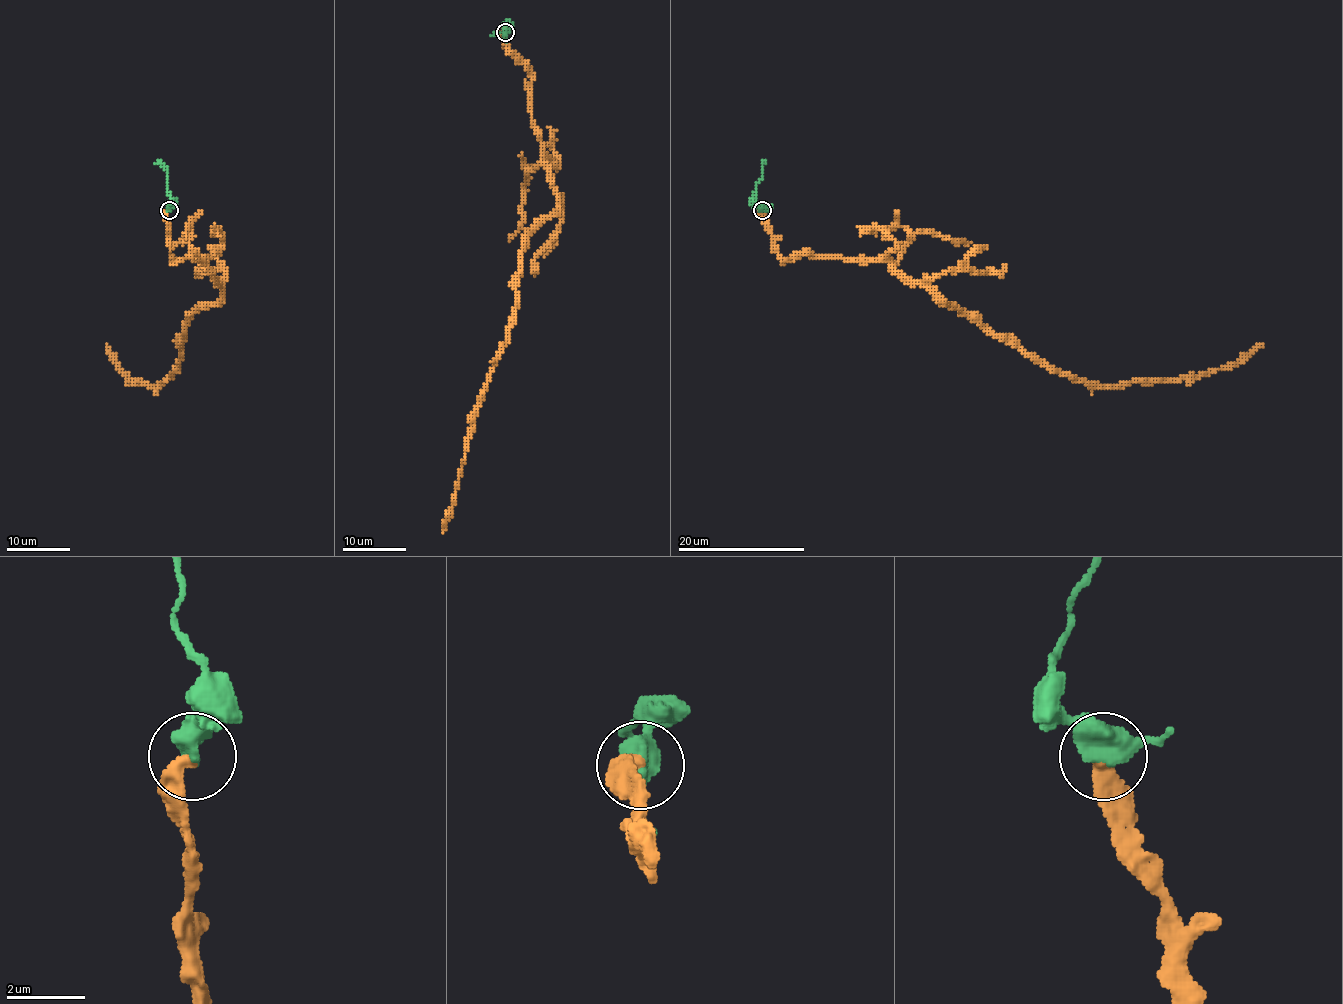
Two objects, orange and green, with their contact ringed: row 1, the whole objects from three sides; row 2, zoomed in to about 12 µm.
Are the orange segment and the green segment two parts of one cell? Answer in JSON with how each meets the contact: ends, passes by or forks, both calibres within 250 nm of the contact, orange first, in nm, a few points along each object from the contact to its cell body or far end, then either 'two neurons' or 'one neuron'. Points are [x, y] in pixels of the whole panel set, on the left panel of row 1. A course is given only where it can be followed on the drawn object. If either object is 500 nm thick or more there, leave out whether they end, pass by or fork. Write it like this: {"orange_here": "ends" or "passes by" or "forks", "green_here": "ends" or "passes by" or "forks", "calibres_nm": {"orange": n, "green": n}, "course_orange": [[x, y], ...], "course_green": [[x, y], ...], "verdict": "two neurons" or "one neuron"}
{"calibres_nm": {"orange": 400, "green": 550}, "course_orange": [[169, 210], [174, 259], [207, 261], [222, 296], [191, 316], [180, 362], [160, 384], [128, 378], [106, 345]], "course_green": [[169, 210], [166, 169], [155, 162]], "verdict": "two neurons"}

